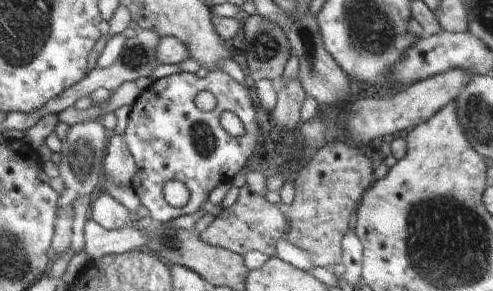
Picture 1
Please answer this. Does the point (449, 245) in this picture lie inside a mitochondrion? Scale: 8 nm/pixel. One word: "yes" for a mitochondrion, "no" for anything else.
yes

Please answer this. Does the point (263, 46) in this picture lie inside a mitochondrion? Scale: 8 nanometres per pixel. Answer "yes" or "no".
yes

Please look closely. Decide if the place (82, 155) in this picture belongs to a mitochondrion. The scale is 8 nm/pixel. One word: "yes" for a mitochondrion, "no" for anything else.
yes

